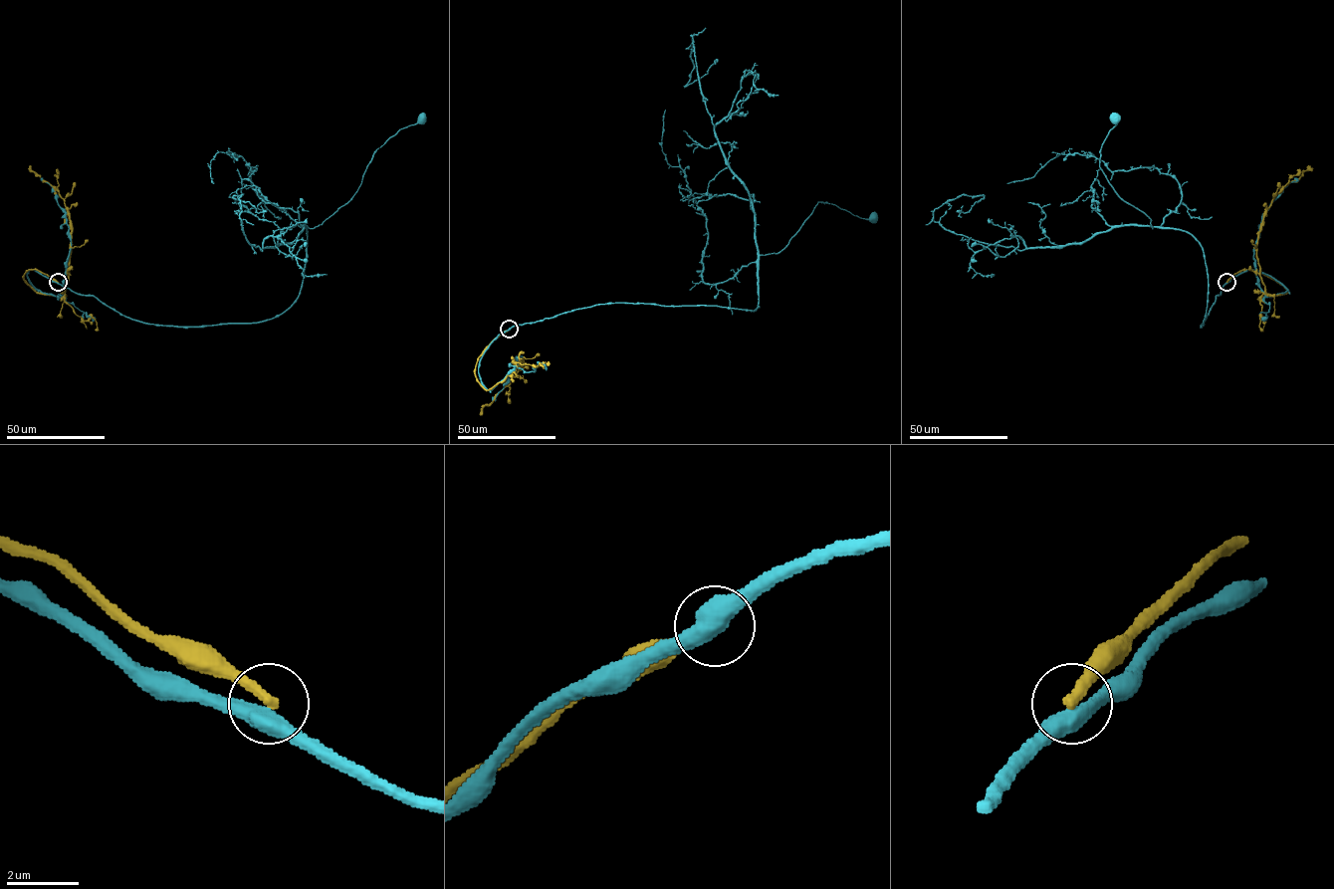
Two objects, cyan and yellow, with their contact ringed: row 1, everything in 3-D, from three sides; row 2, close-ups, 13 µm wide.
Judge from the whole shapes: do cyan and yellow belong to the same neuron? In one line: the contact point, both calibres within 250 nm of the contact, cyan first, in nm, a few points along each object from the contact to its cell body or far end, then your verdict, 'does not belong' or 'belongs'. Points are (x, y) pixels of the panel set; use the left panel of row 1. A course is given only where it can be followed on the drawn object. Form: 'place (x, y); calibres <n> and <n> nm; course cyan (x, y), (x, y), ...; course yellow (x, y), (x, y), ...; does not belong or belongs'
place (58, 282); calibres 500 and 320 nm; course cyan (58, 283), (150, 324), (204, 327), (278, 317), (299, 295), (307, 228), (349, 201), (373, 153), (422, 119); course yellow (58, 282), (36, 270), (24, 279), (37, 292), (64, 292), (72, 231), (59, 191), (29, 168); does not belong

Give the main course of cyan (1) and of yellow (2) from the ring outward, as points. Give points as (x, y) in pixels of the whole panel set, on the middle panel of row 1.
1: (509, 329), (601, 304), (754, 311), (760, 255), (783, 249), (818, 202), (862, 218), (873, 217)
2: (509, 329), (479, 358), (476, 379), (486, 389), (492, 388), (522, 359), (523, 362), (481, 415)

